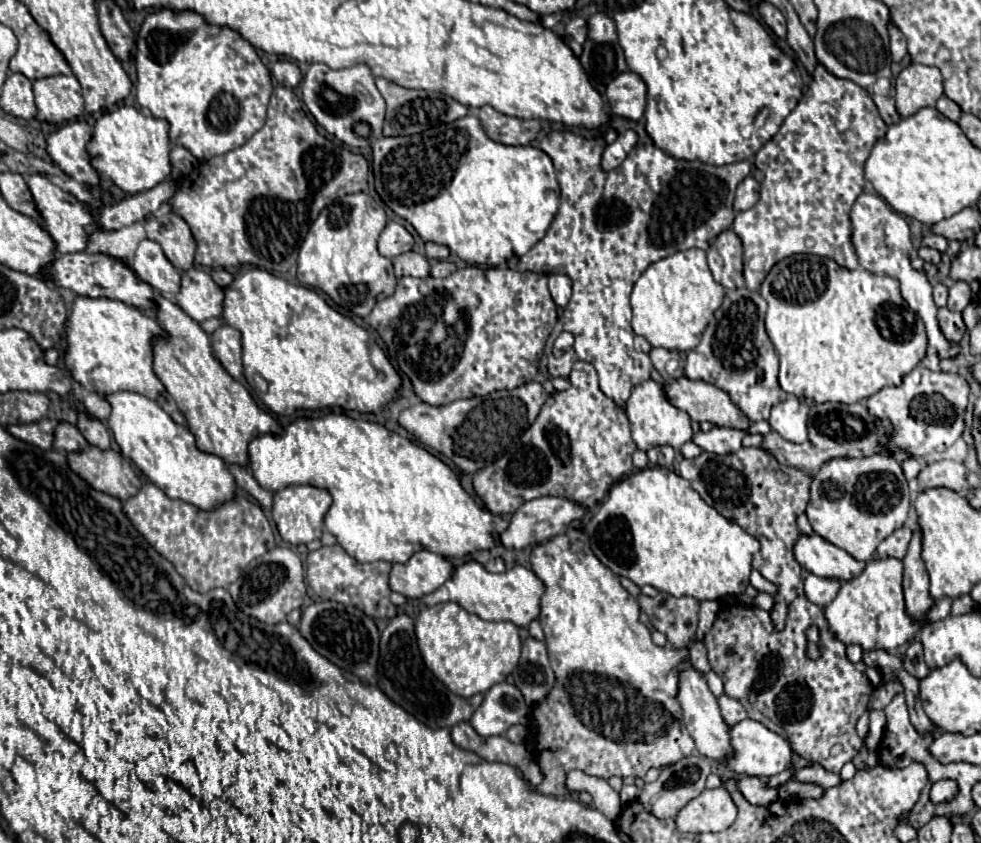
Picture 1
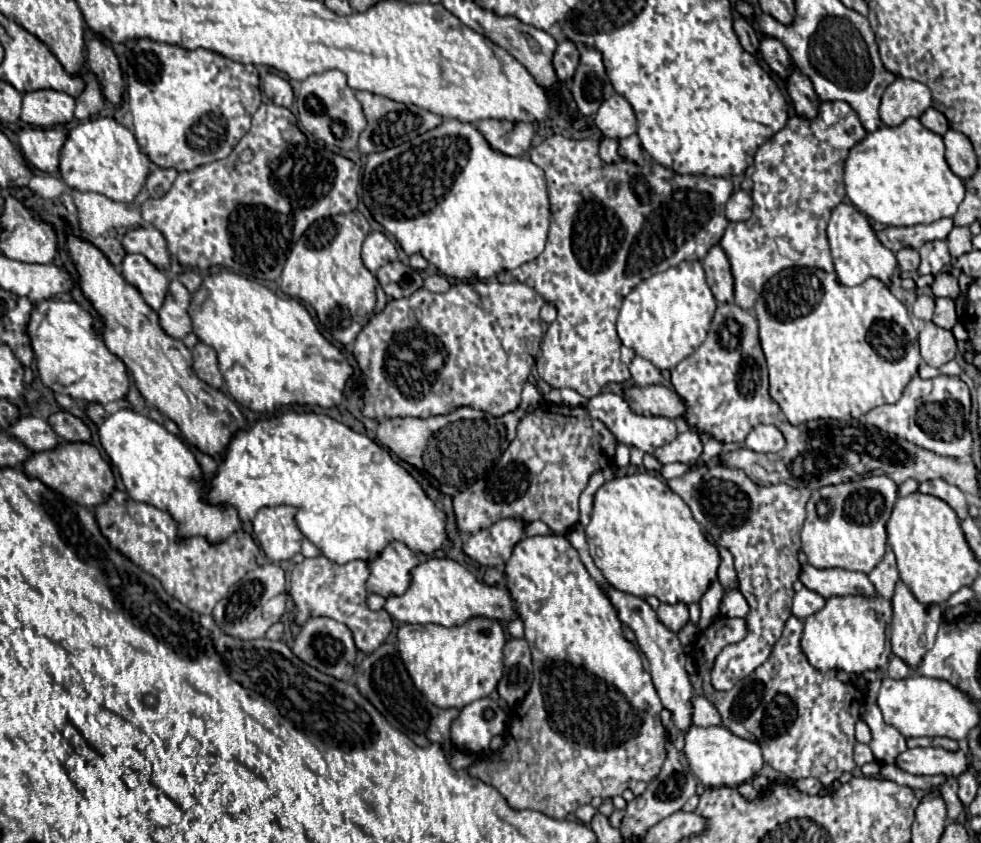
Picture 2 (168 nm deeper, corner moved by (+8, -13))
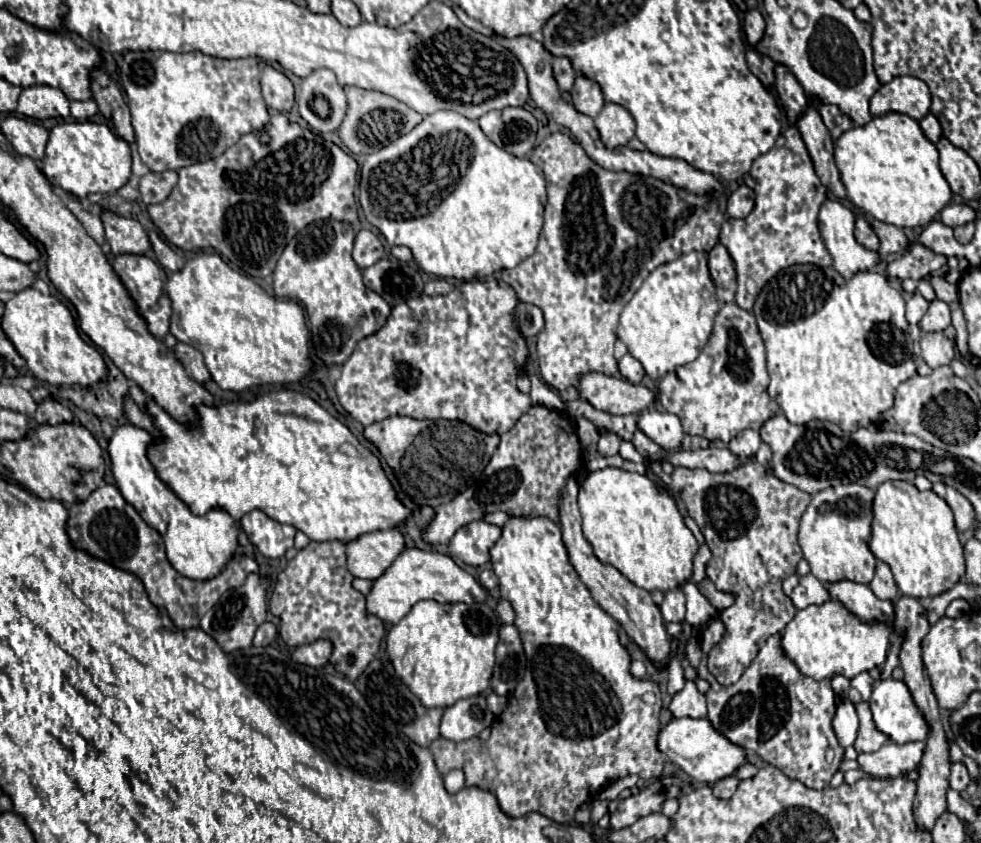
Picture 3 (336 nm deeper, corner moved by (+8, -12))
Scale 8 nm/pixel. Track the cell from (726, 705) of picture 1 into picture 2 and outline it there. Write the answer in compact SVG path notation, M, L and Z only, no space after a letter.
M693 694L691 704L693 704L691 720L695 726L719 726L721 724L721 716L717 708L713 708L713 704L705 696Z

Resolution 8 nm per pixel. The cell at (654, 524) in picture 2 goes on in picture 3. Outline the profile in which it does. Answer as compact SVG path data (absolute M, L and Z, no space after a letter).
M601 469L589 473L589 477L581 483L579 489L579 509L583 517L583 535L591 543L595 557L601 563L613 565L619 569L633 585L645 591L673 591L683 587L693 573L693 557L699 551L699 543L693 533L687 529L685 519L675 503L675 499L667 493L665 487L659 487L653 479L641 473L629 473L623 469Z

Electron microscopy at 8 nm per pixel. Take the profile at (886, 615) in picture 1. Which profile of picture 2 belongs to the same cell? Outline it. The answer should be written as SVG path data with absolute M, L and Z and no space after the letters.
M833 596L827 604L803 620L801 648L813 668L819 672L843 670L863 674L865 670L883 670L889 662L891 642L887 626L891 622L891 602L883 596Z

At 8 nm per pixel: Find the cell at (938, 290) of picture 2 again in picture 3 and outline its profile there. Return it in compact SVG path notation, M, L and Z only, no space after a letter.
M941 273L931 275L931 285L933 285L935 293L937 293L937 299L941 299L941 301L945 301L945 303L957 301L957 297L959 297L959 295L957 295L957 285L949 283Z

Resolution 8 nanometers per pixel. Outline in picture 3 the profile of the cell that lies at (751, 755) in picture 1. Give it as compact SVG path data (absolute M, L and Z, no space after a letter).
M673 719L659 733L659 751L665 753L691 779L709 785L733 775L745 763L745 749L715 731L709 719Z

